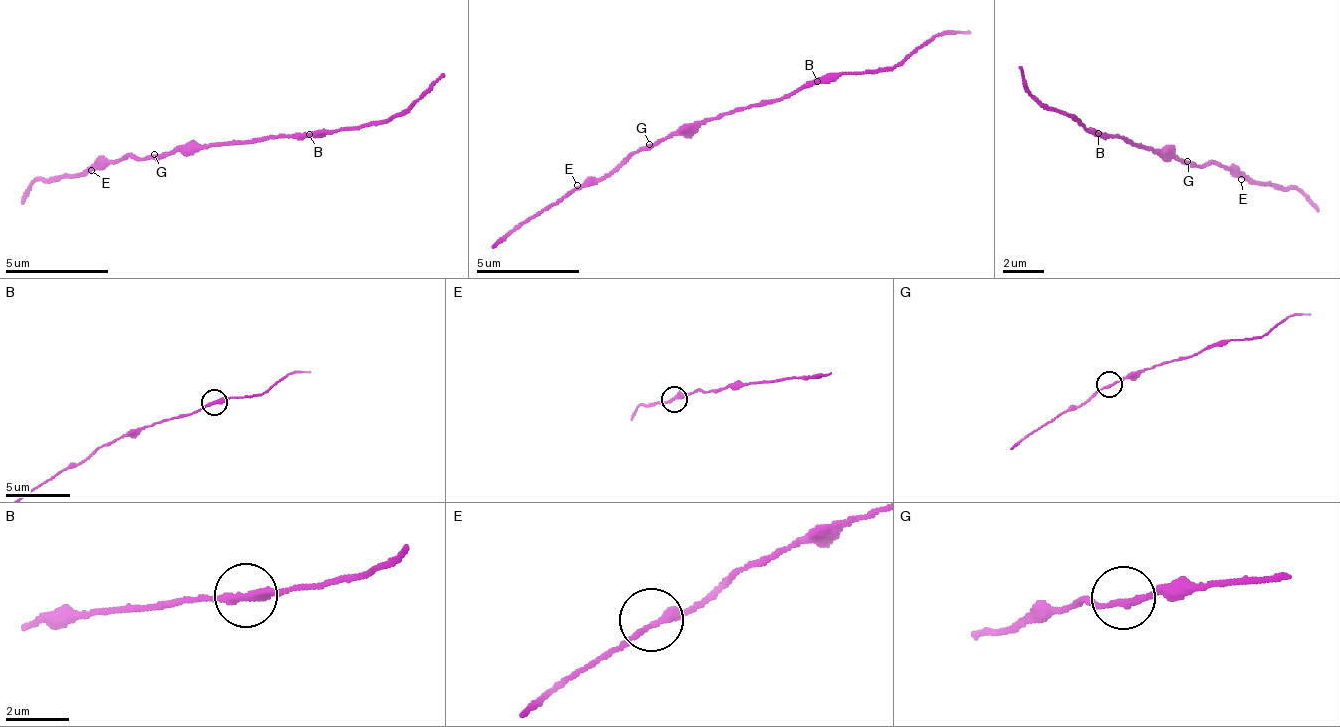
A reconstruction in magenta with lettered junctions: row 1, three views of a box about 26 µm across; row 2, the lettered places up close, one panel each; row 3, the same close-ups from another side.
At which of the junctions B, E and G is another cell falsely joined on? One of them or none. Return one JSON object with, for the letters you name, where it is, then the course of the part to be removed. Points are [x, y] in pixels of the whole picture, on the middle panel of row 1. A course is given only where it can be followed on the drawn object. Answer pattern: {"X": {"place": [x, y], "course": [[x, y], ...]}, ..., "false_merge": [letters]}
{"false_merge": []}

